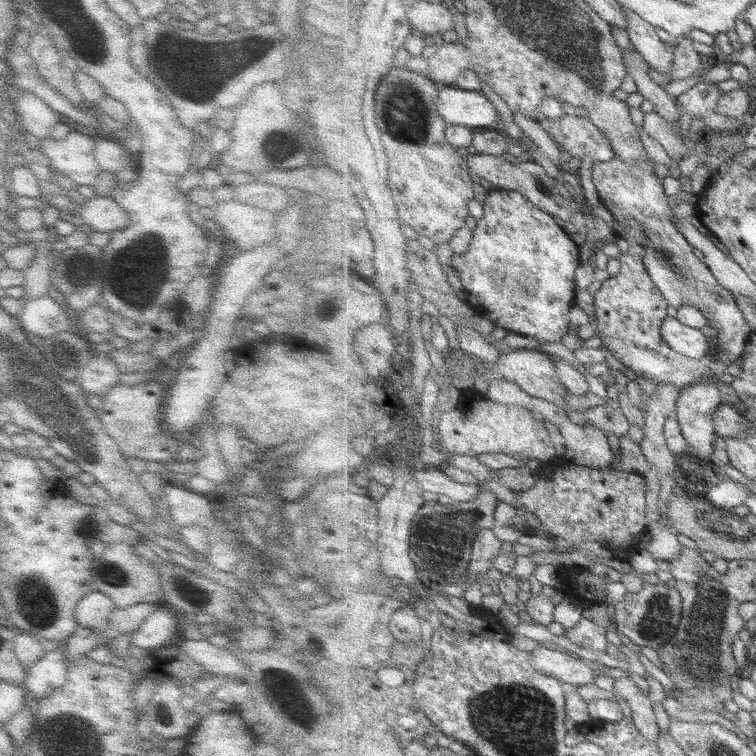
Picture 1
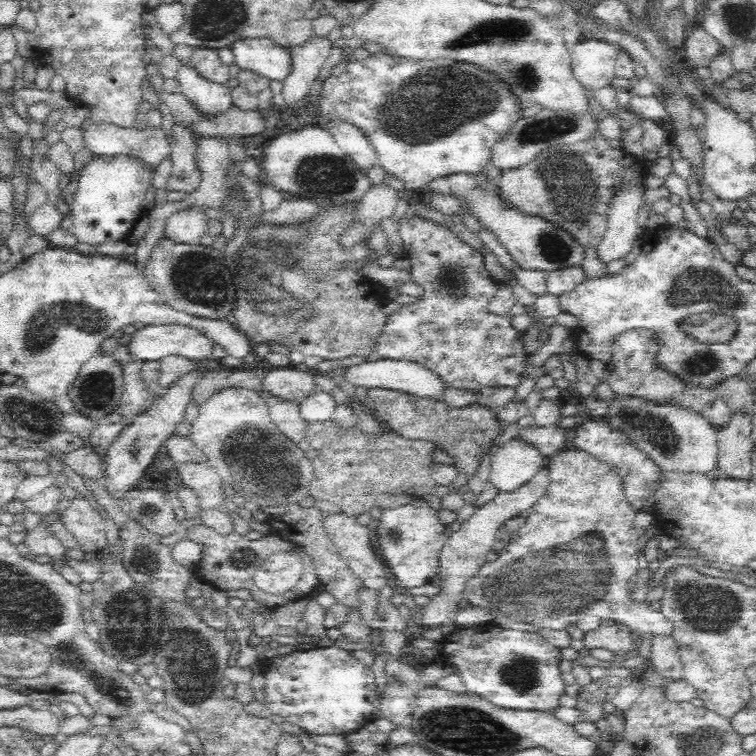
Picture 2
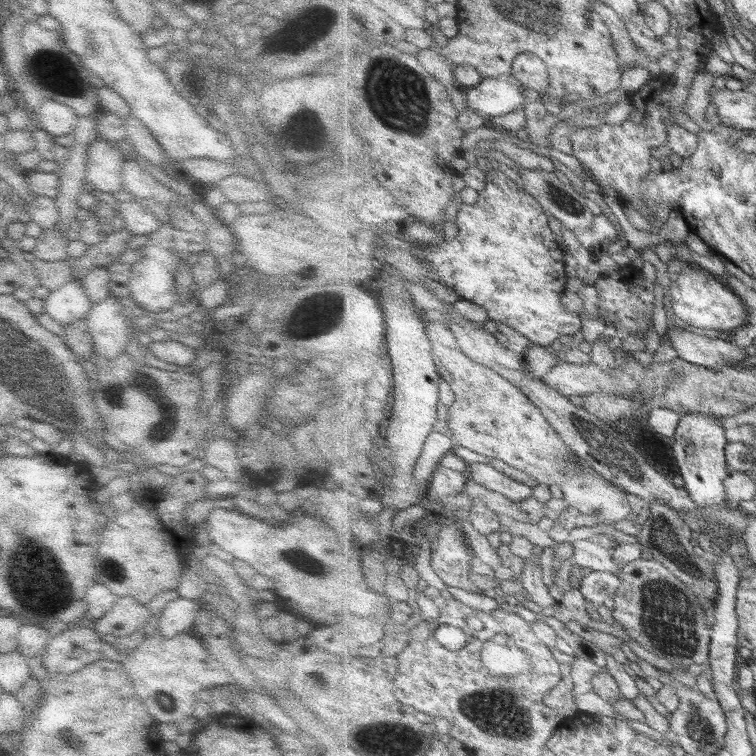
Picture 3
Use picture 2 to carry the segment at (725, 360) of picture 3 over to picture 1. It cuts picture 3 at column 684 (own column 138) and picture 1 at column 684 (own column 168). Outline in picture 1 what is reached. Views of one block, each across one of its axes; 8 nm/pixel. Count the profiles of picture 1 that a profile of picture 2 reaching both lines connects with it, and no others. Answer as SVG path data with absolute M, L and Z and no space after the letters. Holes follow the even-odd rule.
M667 317L663 321L660 334L673 350L685 356L700 359L707 354L713 354L709 337L698 328L683 324L677 317Z

